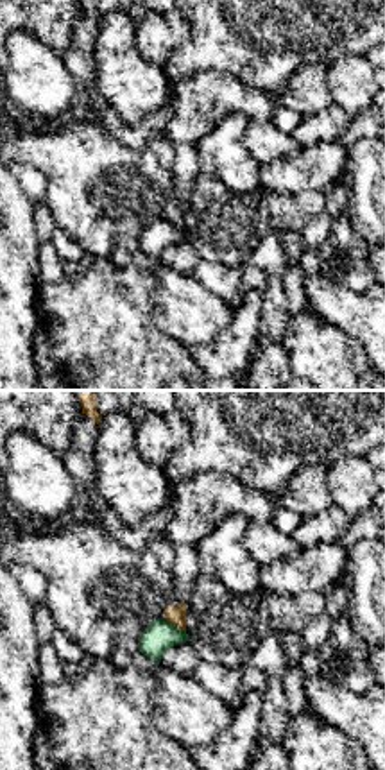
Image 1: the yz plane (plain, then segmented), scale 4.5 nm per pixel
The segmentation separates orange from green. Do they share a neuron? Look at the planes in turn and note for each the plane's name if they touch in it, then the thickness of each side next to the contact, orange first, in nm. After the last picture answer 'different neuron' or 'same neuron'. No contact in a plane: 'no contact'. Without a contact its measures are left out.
yz | 90/140 nm

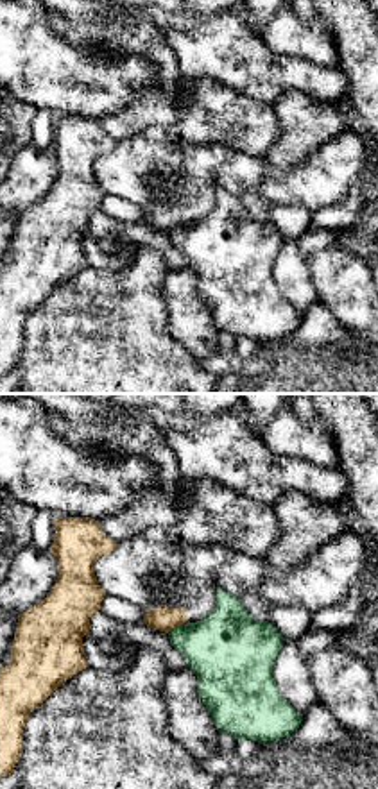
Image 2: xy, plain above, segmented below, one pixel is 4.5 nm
xy | 110/340 nm

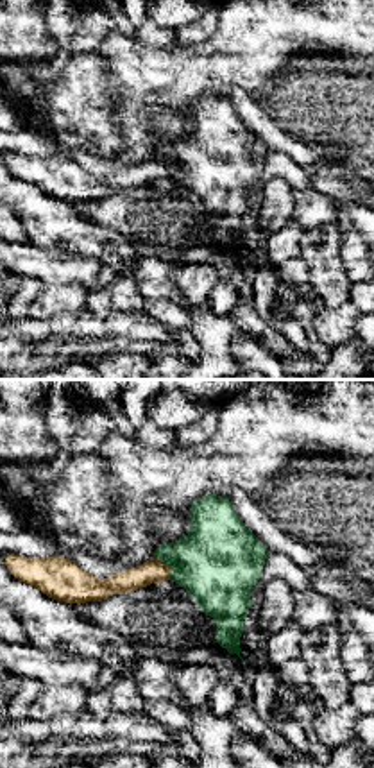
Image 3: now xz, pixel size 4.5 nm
xz | 100/380 nm

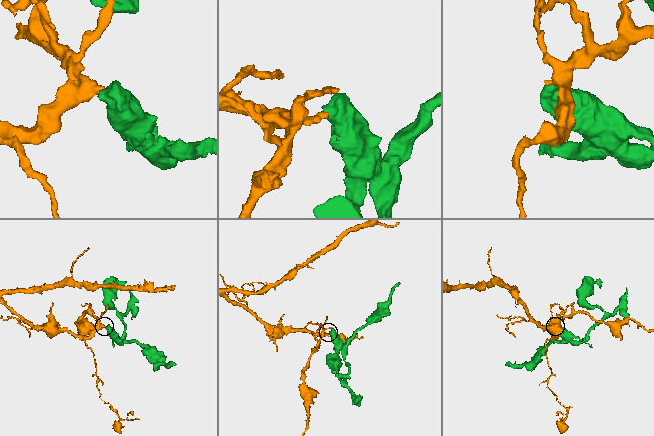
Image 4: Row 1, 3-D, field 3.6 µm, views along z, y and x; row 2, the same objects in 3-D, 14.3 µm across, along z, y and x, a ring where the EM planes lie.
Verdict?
different neuron

